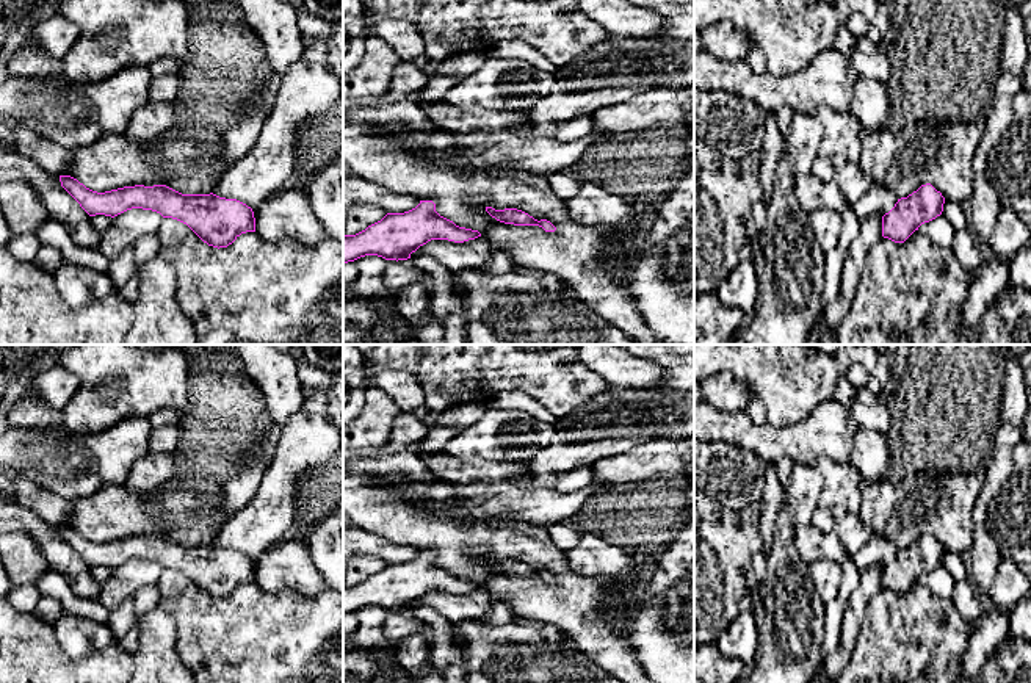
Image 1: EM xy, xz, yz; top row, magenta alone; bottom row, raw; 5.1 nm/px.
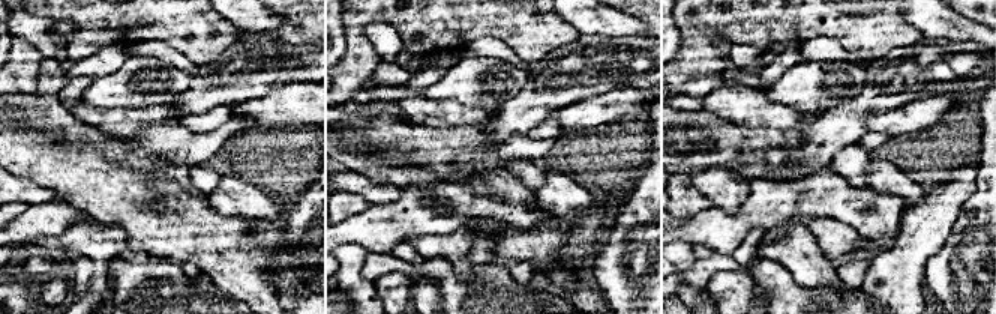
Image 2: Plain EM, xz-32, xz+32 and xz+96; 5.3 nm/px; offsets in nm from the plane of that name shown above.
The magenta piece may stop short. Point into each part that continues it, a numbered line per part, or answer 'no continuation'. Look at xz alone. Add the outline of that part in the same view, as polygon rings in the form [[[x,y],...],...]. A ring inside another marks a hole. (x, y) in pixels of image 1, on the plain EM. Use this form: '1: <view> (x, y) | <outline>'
no continuation

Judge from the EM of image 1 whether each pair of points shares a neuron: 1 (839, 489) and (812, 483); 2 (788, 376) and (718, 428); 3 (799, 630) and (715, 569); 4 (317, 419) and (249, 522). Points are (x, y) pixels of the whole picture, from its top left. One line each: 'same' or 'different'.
1: different
2: different
3: different
4: same

